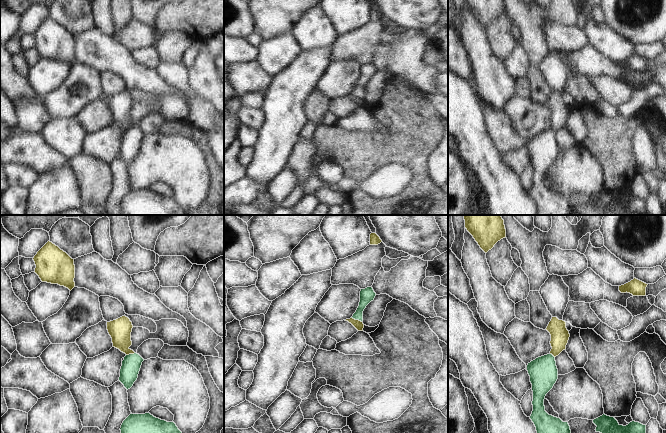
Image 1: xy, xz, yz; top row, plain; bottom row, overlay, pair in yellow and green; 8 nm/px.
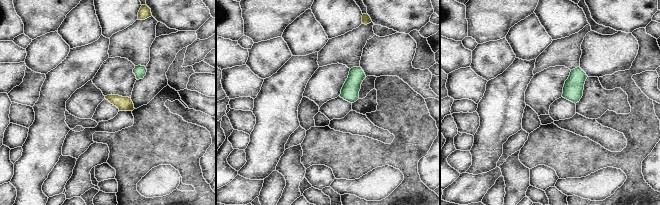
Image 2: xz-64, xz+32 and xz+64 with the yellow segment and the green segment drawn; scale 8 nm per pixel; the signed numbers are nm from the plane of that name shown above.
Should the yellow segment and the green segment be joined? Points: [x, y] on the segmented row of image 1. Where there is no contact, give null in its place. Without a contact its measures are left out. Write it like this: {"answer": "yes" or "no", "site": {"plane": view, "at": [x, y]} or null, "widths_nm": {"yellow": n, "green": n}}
{"answer": "no", "site": {"plane": "xz", "at": [356, 320]}, "widths_nm": {"yellow": 70, "green": 120}}

